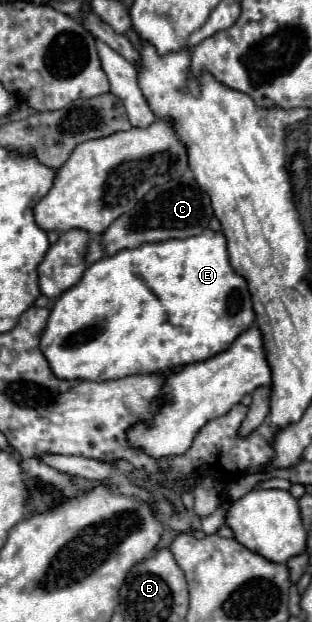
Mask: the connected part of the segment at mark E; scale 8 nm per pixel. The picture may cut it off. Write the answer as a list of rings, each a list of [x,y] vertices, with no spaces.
[[[202,231],[200,235],[192,237],[192,239],[168,239],[168,241],[160,241],[160,243],[144,243],[136,249],[122,249],[116,255],[106,255],[104,259],[92,263],[82,279],[70,287],[68,291],[64,291],[52,305],[50,309],[50,317],[46,323],[46,329],[40,335],[40,351],[44,353],[44,357],[48,359],[52,373],[58,379],[86,379],[86,381],[108,381],[108,379],[122,379],[128,375],[152,375],[152,373],[160,373],[166,375],[176,367],[184,367],[190,363],[198,363],[204,359],[210,359],[214,355],[218,355],[220,351],[226,351],[234,339],[244,333],[246,329],[250,329],[254,325],[254,311],[252,311],[252,301],[250,301],[250,293],[248,293],[248,285],[246,281],[234,273],[234,269],[230,267],[228,261],[228,253],[226,253],[226,239],[224,235],[218,231]]]

